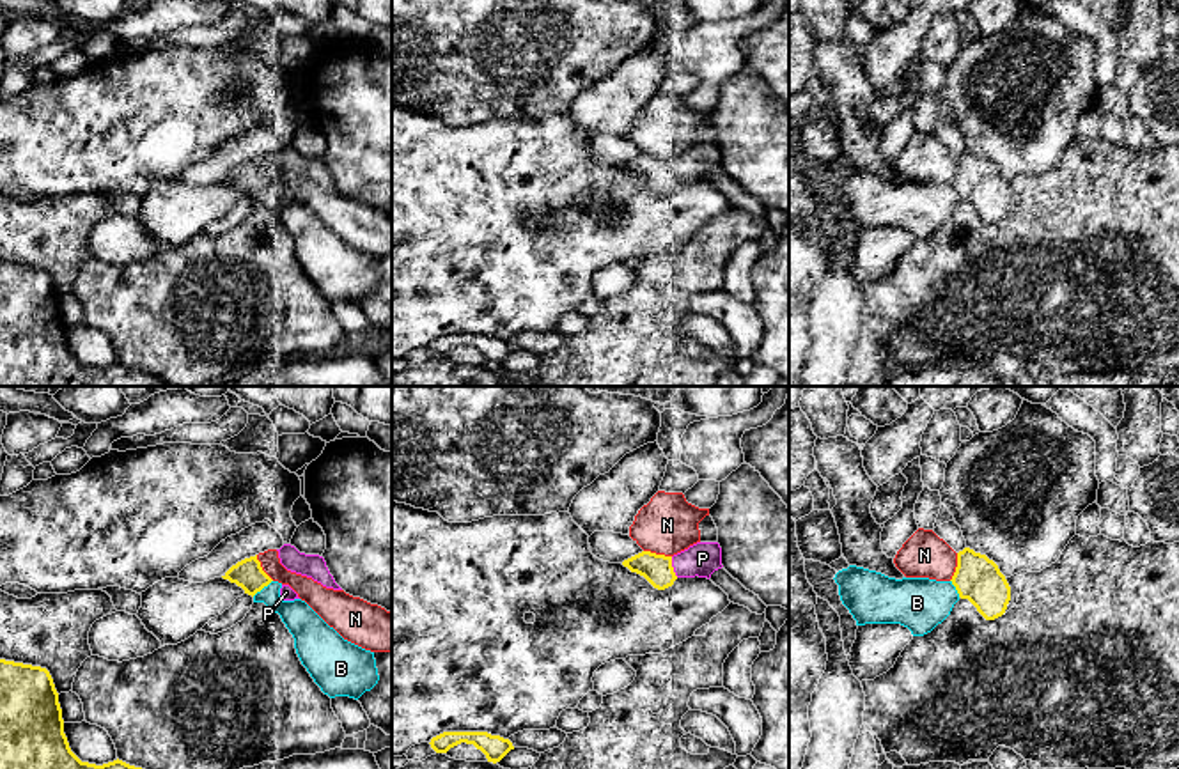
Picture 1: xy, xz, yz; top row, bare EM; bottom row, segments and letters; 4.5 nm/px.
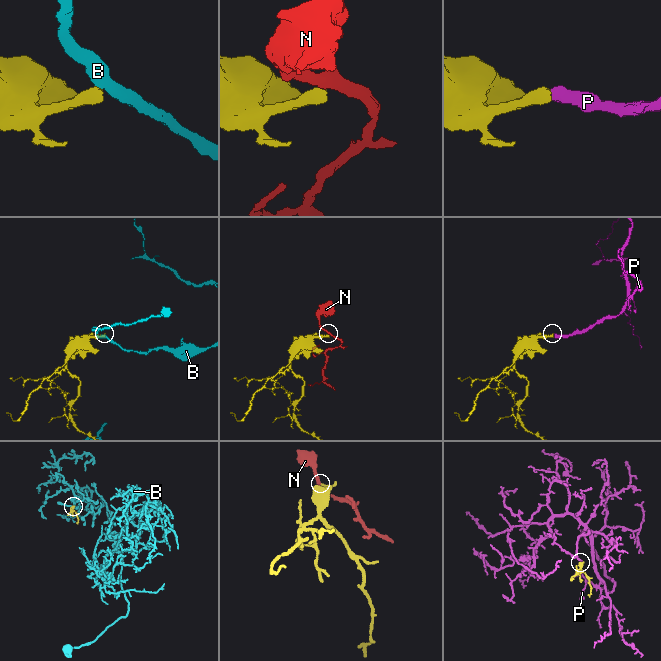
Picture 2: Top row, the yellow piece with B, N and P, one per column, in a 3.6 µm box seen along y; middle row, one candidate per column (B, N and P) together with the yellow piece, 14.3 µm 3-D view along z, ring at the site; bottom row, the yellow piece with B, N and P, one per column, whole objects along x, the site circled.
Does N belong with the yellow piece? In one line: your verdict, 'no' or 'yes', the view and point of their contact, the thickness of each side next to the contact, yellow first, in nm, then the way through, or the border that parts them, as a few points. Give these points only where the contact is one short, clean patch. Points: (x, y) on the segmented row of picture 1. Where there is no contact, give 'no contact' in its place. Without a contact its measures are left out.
no; meets yellow in xz at (658, 555); 140 nm thick on the yellow side, 280 nm on the other

